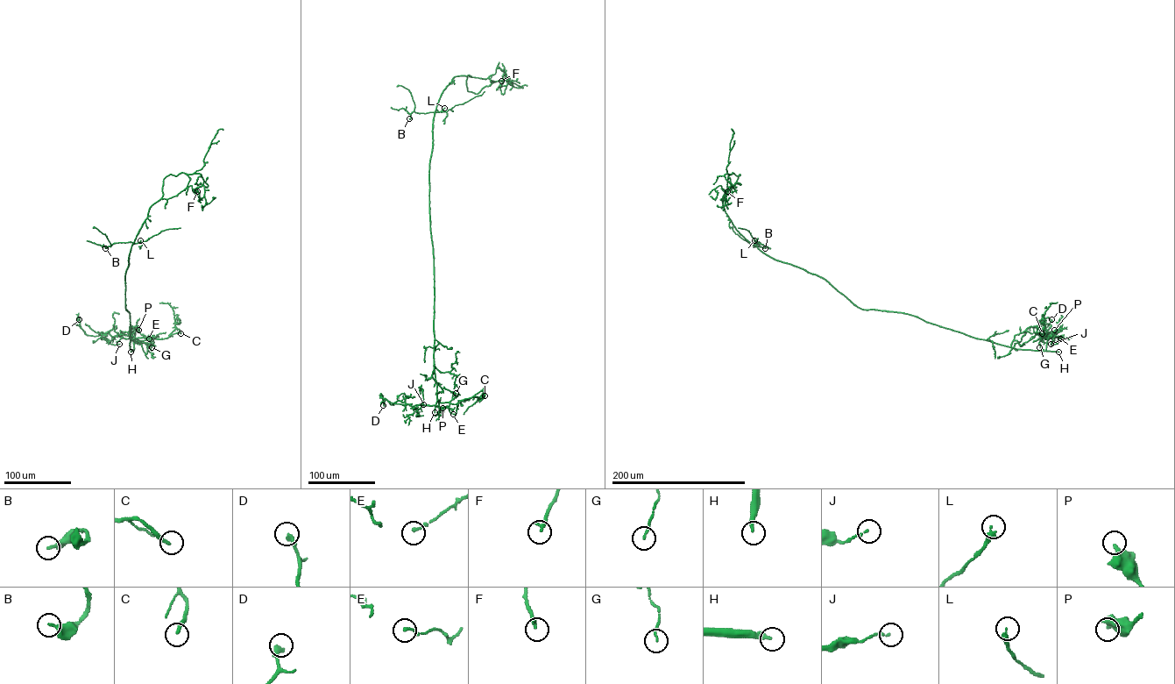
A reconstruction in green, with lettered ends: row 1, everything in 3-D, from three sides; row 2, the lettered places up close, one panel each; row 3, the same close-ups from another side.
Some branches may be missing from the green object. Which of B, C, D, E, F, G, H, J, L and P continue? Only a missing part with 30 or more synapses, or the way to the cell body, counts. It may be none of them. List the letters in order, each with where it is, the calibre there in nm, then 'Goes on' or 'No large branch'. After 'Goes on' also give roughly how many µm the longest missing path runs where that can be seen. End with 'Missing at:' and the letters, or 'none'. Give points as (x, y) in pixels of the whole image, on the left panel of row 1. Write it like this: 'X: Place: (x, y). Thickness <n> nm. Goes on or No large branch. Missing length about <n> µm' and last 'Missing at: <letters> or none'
B: Place: (105, 248). Thickness 320 nm. No large branch
C: Place: (180, 333). Thickness 240 nm. No large branch
D: Place: (79, 319). Thickness 280 nm. No large branch
E: Place: (149, 338). Thickness 170 nm. No large branch
F: Place: (197, 191). Thickness 240 nm. No large branch
G: Place: (152, 347). Thickness 120 nm. No large branch
H: Place: (130, 352). Thickness 280 nm. Goes on. Missing length about 350 µm
J: Place: (119, 344). Thickness 130 nm. No large branch
L: Place: (140, 240). Thickness 340 nm. No large branch
P: Place: (138, 330). Thickness 340 nm. No large branch
Missing at: H

